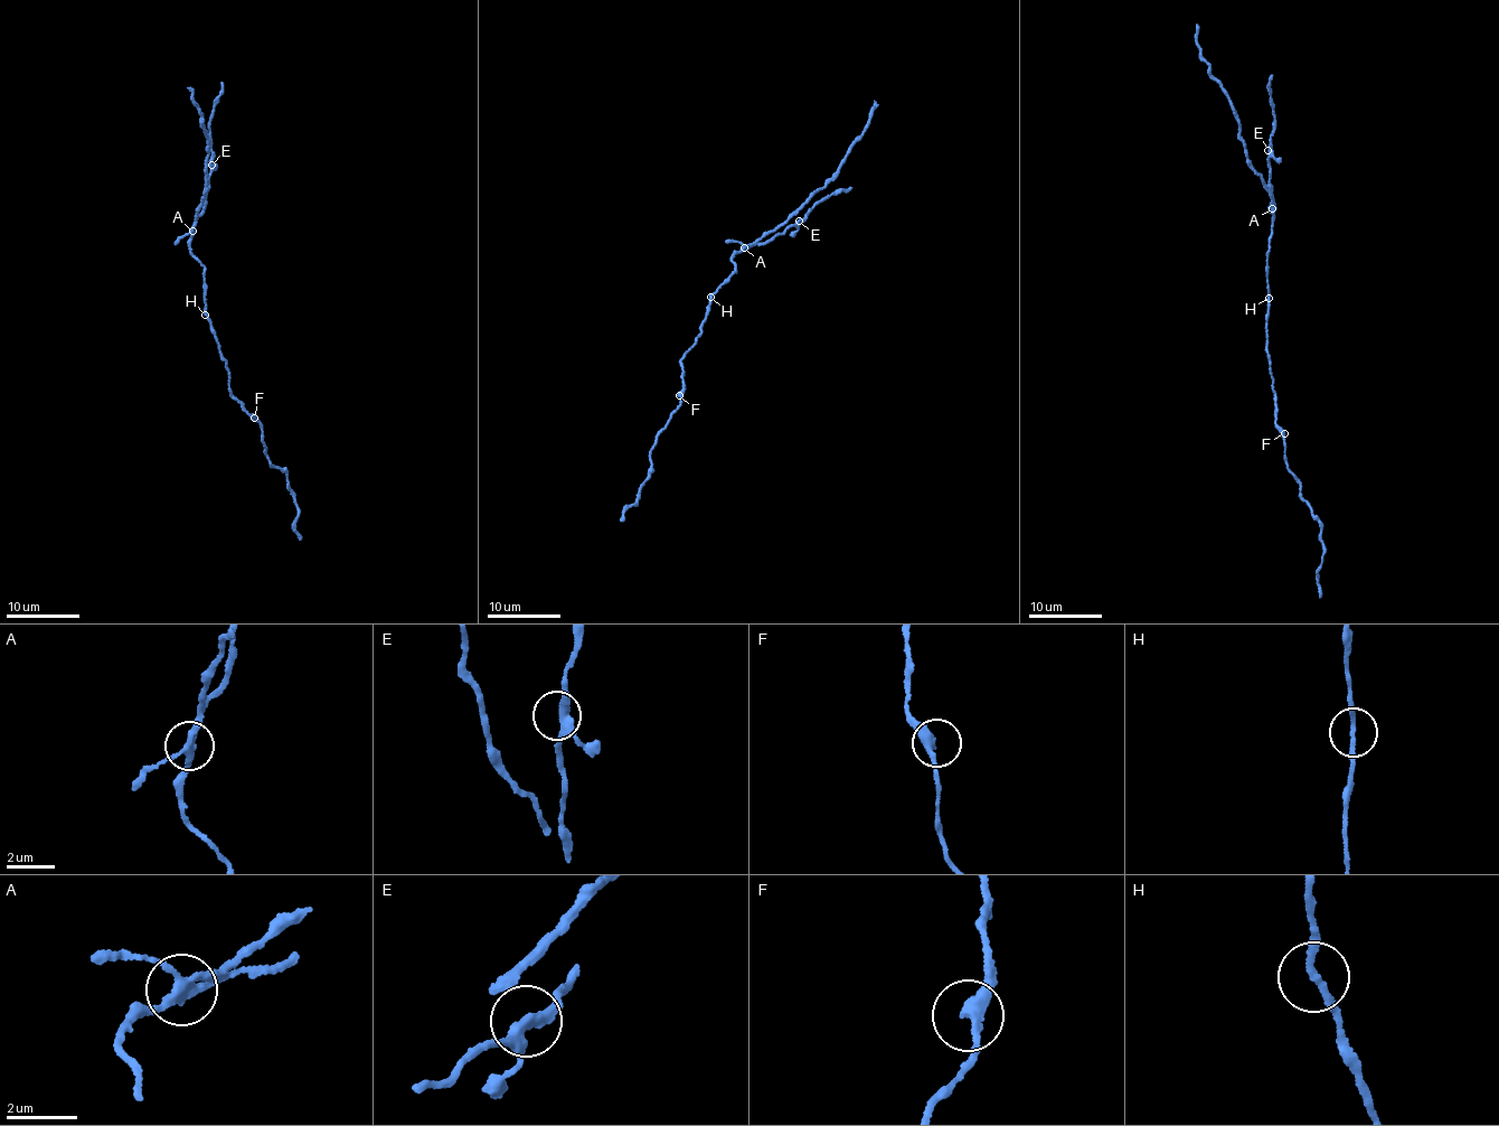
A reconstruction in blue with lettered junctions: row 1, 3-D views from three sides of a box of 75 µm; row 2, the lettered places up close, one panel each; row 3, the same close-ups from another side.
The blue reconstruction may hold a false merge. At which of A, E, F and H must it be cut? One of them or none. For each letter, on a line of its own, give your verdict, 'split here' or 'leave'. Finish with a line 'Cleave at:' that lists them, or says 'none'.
A: split here
E: leave
F: leave
H: leave
Cleave at: A

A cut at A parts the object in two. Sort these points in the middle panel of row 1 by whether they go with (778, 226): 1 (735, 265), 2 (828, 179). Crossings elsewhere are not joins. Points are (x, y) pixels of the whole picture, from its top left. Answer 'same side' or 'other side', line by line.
1: other side
2: same side

